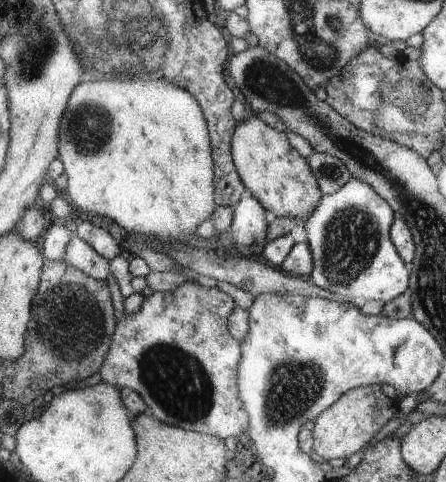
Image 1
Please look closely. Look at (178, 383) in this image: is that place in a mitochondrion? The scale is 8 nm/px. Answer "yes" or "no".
yes

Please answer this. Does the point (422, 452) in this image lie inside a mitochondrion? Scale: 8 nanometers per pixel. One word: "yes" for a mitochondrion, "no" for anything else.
no

